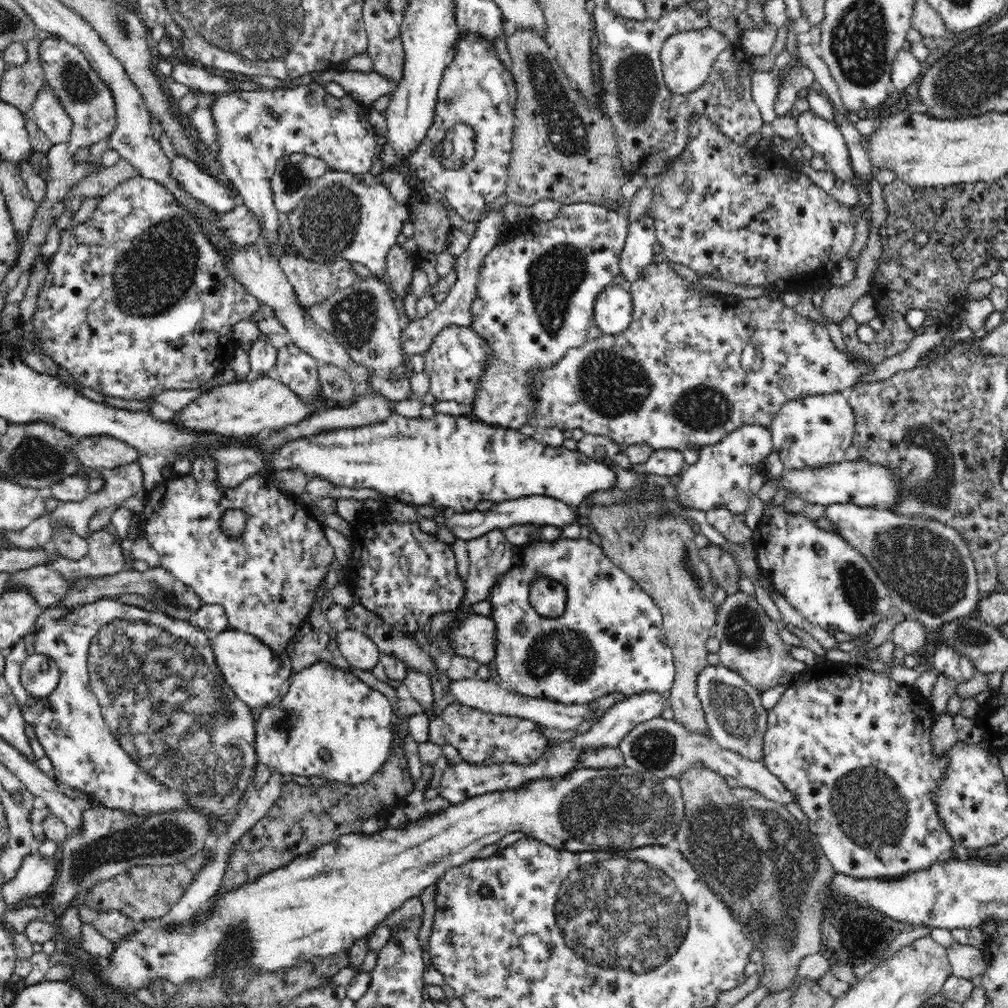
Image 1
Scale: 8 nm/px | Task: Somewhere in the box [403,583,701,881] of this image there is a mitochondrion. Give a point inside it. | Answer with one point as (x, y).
(612, 811)

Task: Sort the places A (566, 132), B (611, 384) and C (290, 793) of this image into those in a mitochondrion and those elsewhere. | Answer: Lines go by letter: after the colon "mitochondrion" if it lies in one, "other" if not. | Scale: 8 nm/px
A: mitochondrion
B: mitochondrion
C: other

